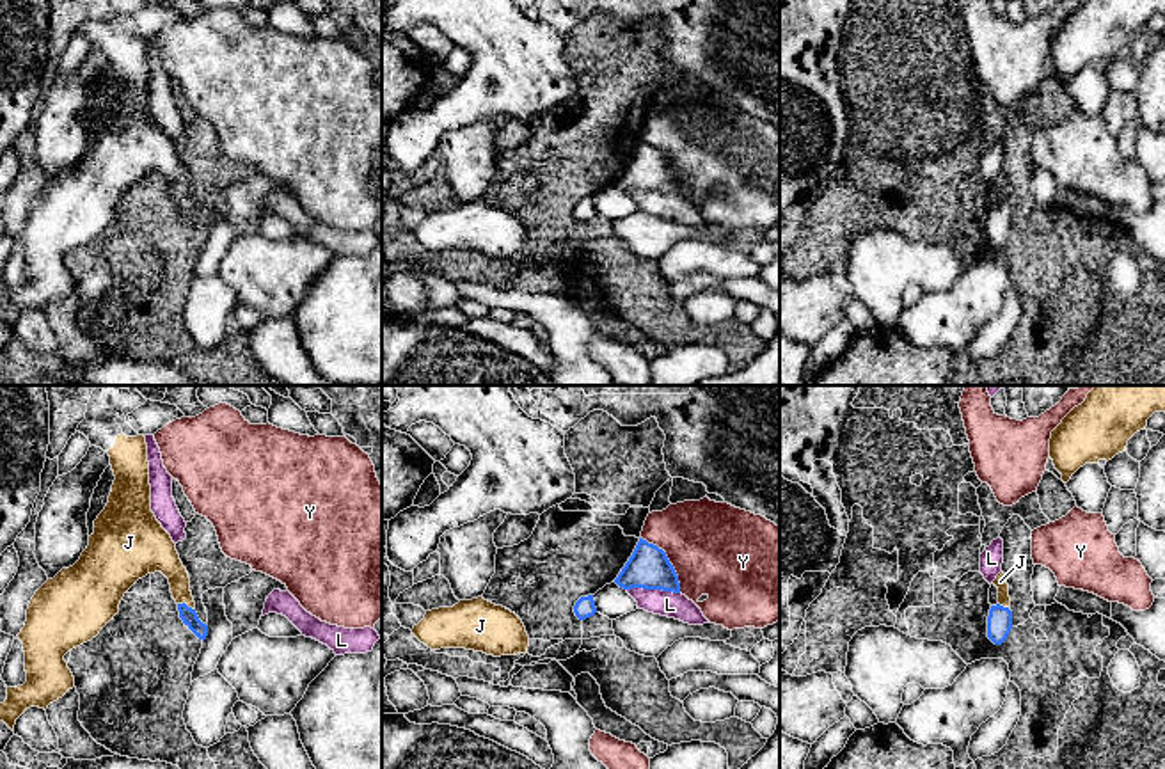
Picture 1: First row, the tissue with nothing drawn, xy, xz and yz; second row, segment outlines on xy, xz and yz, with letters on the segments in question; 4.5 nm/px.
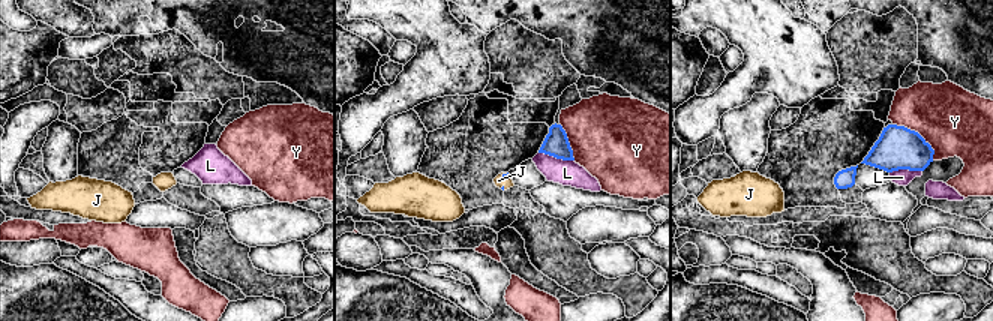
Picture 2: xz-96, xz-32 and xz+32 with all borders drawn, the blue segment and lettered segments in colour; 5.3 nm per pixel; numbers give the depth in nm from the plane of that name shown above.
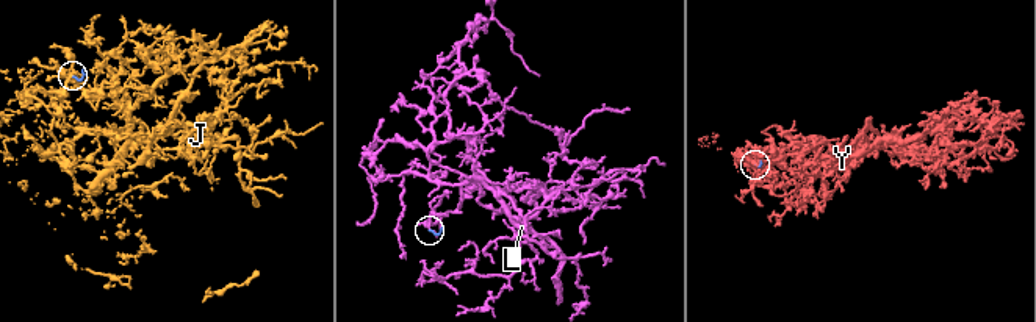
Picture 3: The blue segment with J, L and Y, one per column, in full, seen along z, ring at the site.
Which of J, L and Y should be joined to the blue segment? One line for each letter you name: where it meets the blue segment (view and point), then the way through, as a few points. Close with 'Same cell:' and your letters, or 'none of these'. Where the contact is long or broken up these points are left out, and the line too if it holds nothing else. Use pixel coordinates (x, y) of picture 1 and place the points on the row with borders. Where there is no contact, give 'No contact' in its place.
J: Touches blue at xy (187, 606). Path across: xy (189, 615), (187, 606), (178, 576), (164, 558)
Same cell: J

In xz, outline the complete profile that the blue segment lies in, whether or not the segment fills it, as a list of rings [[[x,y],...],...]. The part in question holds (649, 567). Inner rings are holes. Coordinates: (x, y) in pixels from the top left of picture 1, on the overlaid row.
[[[639,538],[614,583],[623,590],[643,588],[680,593],[678,575],[666,552],[643,538]]]

